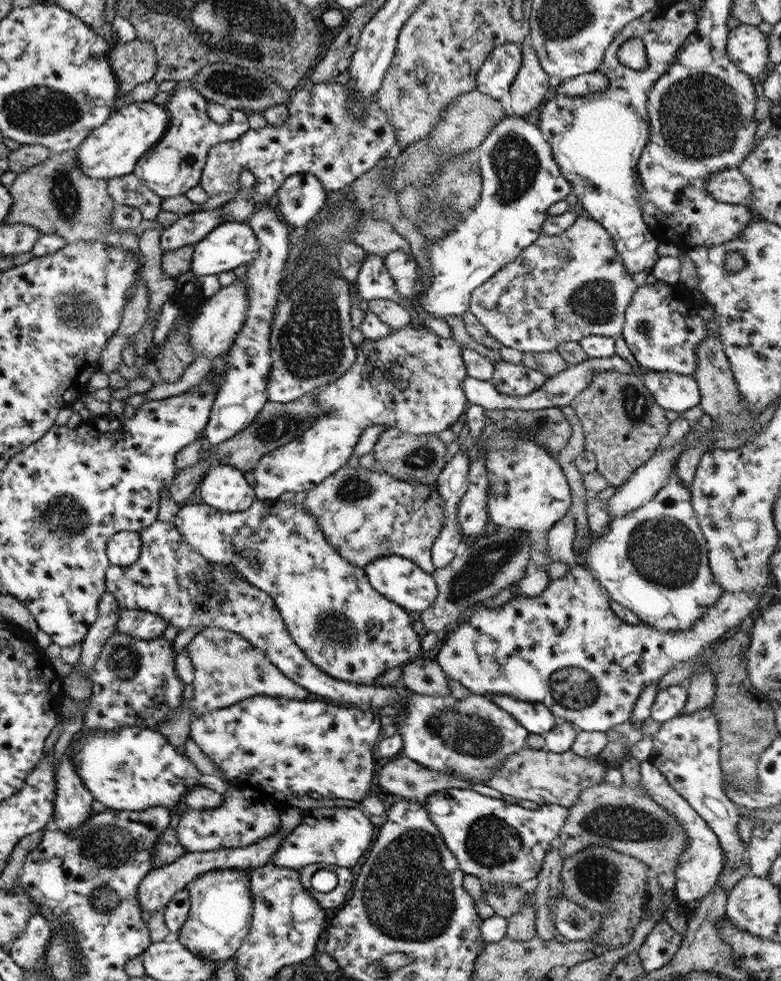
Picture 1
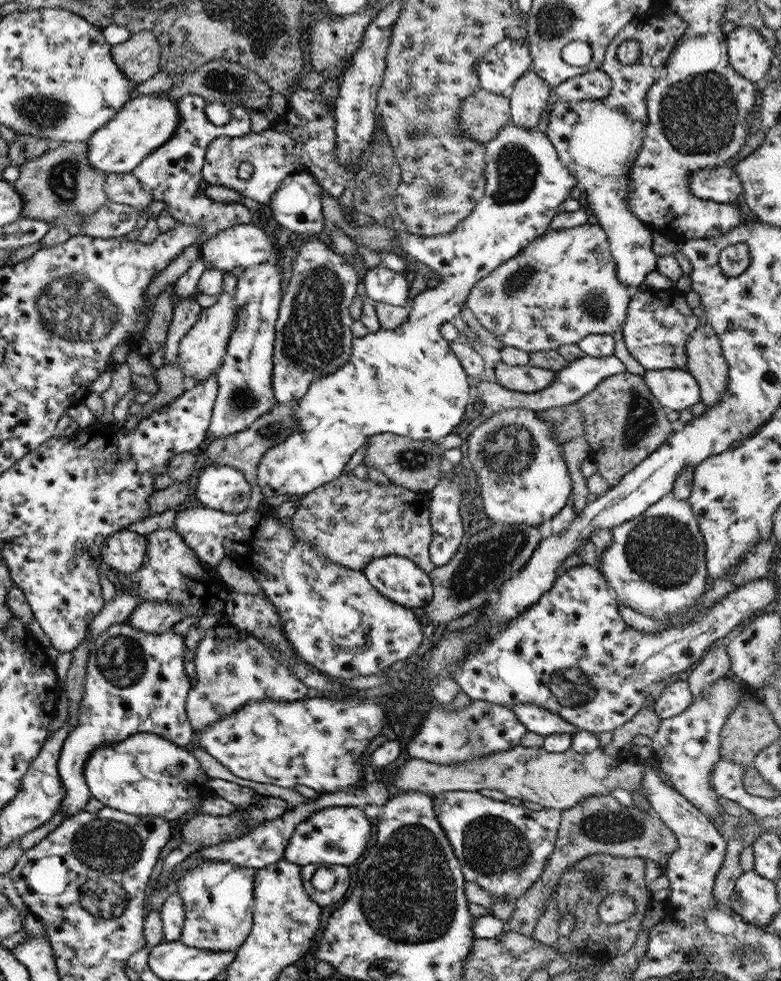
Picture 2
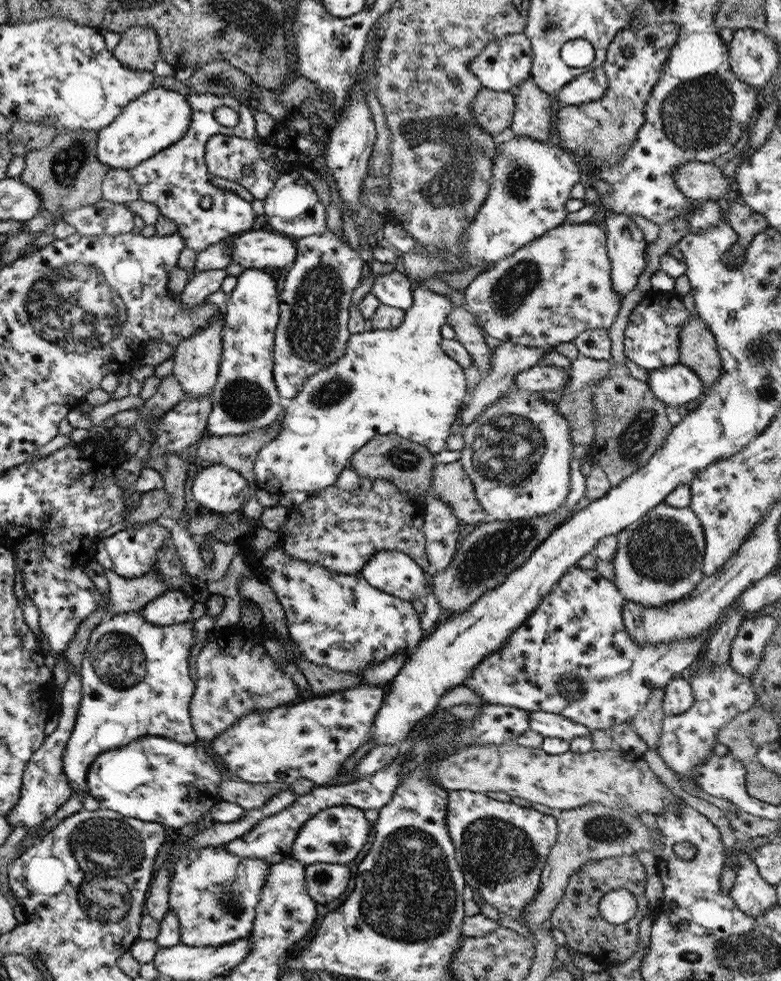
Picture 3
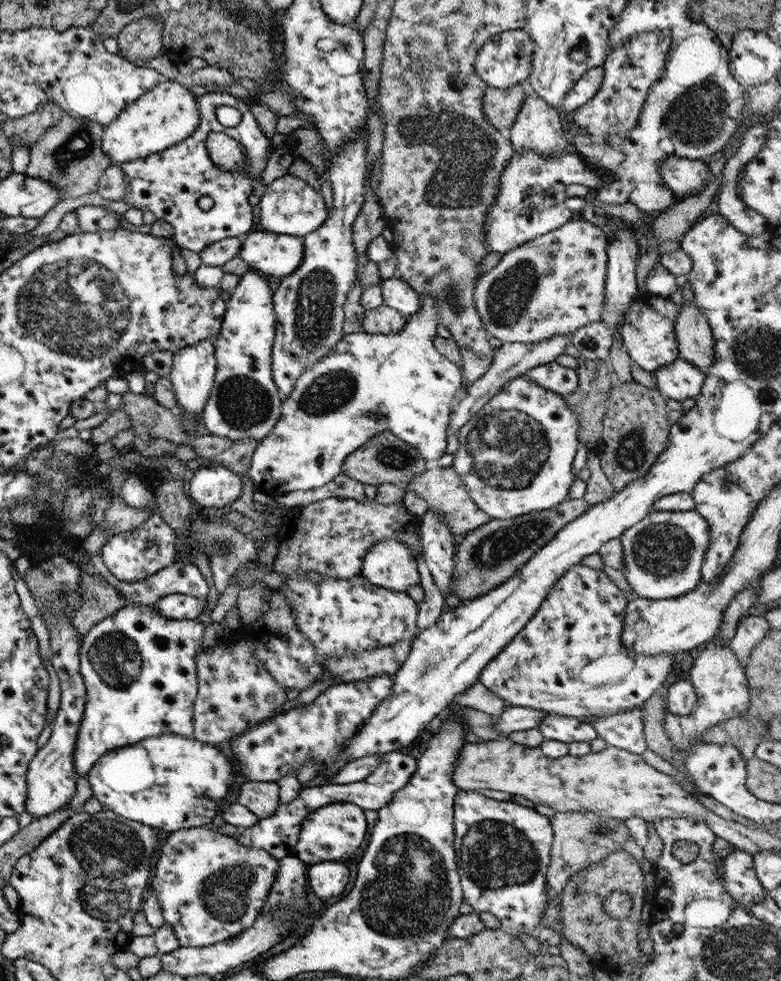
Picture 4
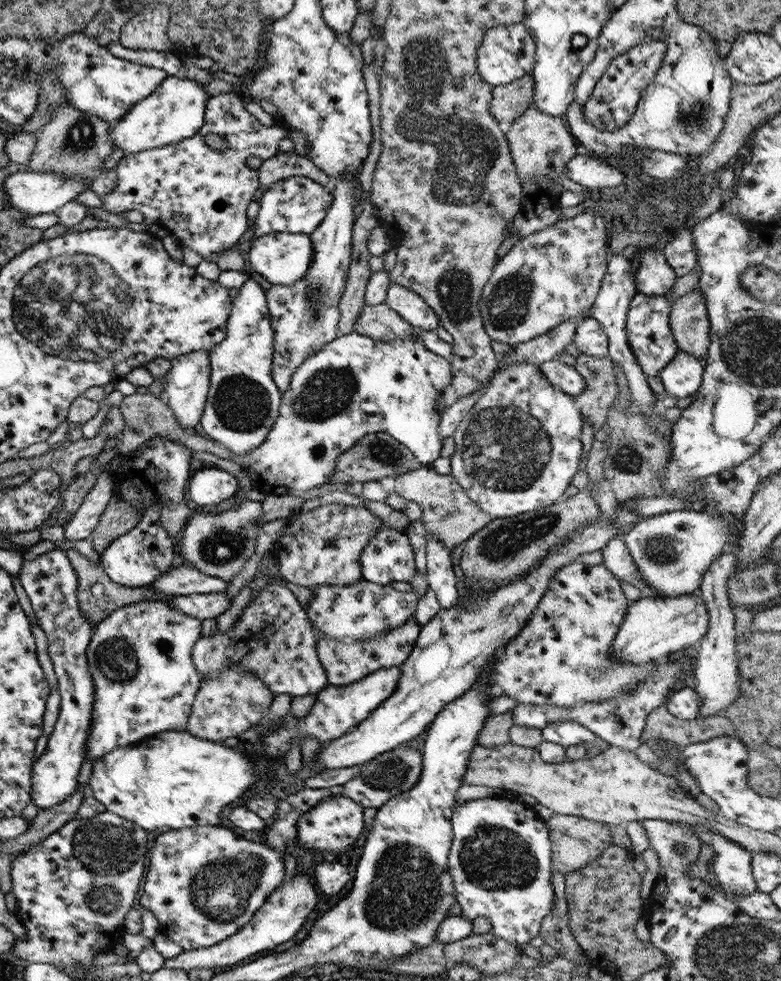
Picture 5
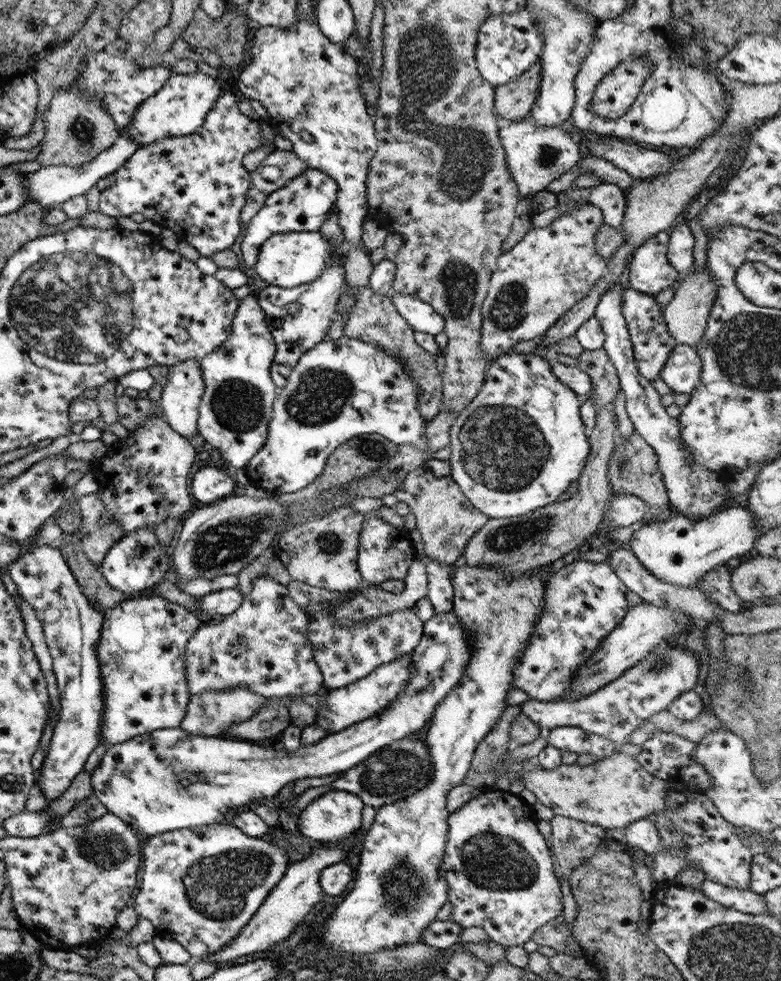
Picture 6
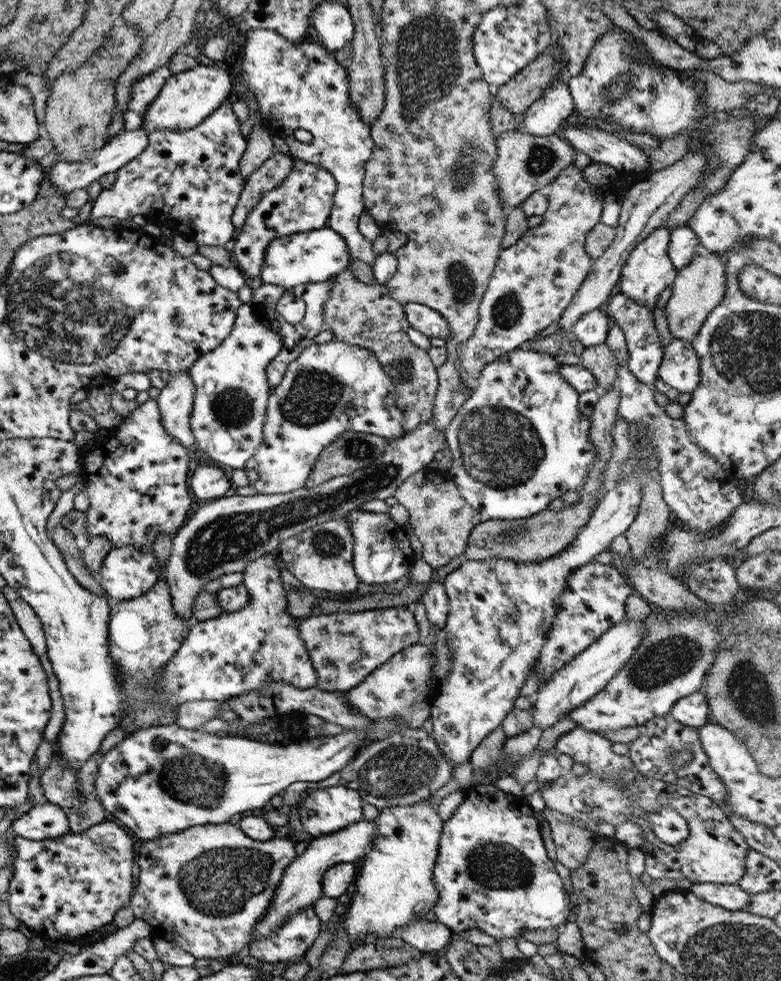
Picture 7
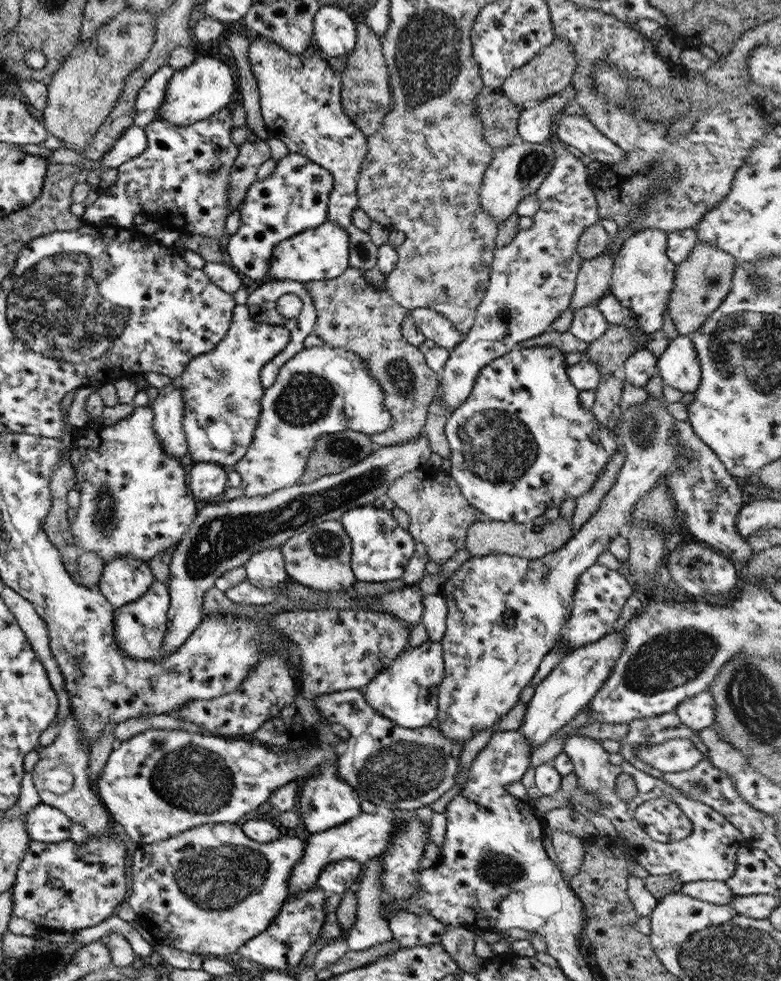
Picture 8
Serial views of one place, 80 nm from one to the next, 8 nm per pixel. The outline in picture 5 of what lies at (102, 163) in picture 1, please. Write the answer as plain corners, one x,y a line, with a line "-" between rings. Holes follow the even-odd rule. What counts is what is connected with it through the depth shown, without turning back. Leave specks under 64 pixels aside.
178,75
166,76
155,91
128,108
123,119
111,124
108,137
113,149
118,148
124,156
131,156
142,150
159,148
191,138
204,121
204,108
209,96
203,91
203,85
197,79
189,80

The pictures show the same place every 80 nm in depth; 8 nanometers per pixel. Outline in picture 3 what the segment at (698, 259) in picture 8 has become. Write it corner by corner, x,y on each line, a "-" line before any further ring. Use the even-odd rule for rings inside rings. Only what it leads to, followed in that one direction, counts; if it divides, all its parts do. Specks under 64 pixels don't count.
698,317
691,318
679,333
679,363
699,377
703,389
711,389
721,373
717,345
707,325

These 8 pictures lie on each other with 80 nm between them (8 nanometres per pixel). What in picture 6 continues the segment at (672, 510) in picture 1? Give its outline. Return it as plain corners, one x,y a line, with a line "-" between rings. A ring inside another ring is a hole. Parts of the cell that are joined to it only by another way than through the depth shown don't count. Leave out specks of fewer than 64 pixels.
736,503
701,522
668,511
665,519
641,525
633,531
627,547
653,576
673,586
694,588
709,569
752,548
758,534
756,522
744,503

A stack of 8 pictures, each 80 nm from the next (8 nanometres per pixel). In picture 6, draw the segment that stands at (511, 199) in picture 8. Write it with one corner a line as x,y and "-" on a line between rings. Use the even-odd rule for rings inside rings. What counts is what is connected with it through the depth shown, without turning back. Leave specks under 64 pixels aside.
529,116
510,124
506,129
499,129
498,137
504,150
504,166
509,171
511,182
516,186
518,199
533,196
545,189
576,164
579,158
580,145
573,142
571,136
560,126
536,127

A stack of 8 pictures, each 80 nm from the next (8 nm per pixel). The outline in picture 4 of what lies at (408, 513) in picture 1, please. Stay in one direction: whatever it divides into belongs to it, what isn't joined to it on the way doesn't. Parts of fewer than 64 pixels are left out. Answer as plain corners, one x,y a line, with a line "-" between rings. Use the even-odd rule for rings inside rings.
330,496
305,507
289,507
280,516
279,542
276,545
278,551
272,568
281,575
293,578
315,573
348,579
360,574
367,549
378,540
401,540
414,558
420,552
422,556
422,544
418,539
419,528
420,520
408,514
402,501
383,506
370,499
357,502
351,498

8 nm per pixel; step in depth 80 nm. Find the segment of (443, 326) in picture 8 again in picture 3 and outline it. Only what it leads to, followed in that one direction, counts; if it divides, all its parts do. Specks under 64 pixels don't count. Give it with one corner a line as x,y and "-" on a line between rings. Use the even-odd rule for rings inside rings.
394,268
389,273
374,276
370,293
381,304
406,311
412,303
413,287
403,272

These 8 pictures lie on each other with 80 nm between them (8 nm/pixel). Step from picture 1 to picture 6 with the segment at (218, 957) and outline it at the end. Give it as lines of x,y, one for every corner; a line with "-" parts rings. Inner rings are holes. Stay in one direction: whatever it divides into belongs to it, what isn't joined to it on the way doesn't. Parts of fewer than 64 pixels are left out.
228,821
150,836
140,850
143,872
131,907
137,917
151,922
154,936
178,942
195,960
205,958
224,944
229,944
243,930
262,906
269,891
283,877
287,860
285,850
263,838
243,834

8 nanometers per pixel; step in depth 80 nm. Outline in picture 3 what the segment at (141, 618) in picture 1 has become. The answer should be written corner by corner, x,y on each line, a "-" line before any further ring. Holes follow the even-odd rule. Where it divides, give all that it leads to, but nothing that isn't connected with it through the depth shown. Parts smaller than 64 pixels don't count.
169,591
157,595
143,608
140,615
145,622
153,626
169,626
170,624
183,623
191,616
194,600
185,596
183,592

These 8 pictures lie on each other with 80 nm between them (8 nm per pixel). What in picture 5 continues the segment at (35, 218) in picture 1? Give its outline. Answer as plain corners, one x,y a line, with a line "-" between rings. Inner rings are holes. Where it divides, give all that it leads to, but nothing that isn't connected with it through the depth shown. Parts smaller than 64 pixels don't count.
68,101
60,104
51,118
35,134
36,142
26,167
32,172
55,173
69,178
86,178
91,180
97,175
99,167
113,151
108,130
111,123
75,110

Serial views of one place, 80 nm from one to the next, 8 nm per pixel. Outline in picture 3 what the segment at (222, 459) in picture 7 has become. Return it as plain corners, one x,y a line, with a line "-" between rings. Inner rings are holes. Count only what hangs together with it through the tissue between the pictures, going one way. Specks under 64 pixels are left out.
245,269
241,274
236,276
236,285
233,287
233,290
227,294
227,299
225,303
225,314
222,326
222,343
221,343
221,354
219,367
217,370
217,377
215,385
211,390
211,411
209,411
209,415
207,416
207,422
205,428
212,437
221,437
221,436
241,436
241,434
245,434
245,432
251,432
257,428
257,430
265,430
265,428
269,428
269,424
278,418
279,414
282,413
282,408
279,405
279,396
274,386
273,376
272,376
272,346
274,343
274,334
276,324
278,323
278,293
275,289
277,284
275,283
276,273
271,270
263,270
263,269

